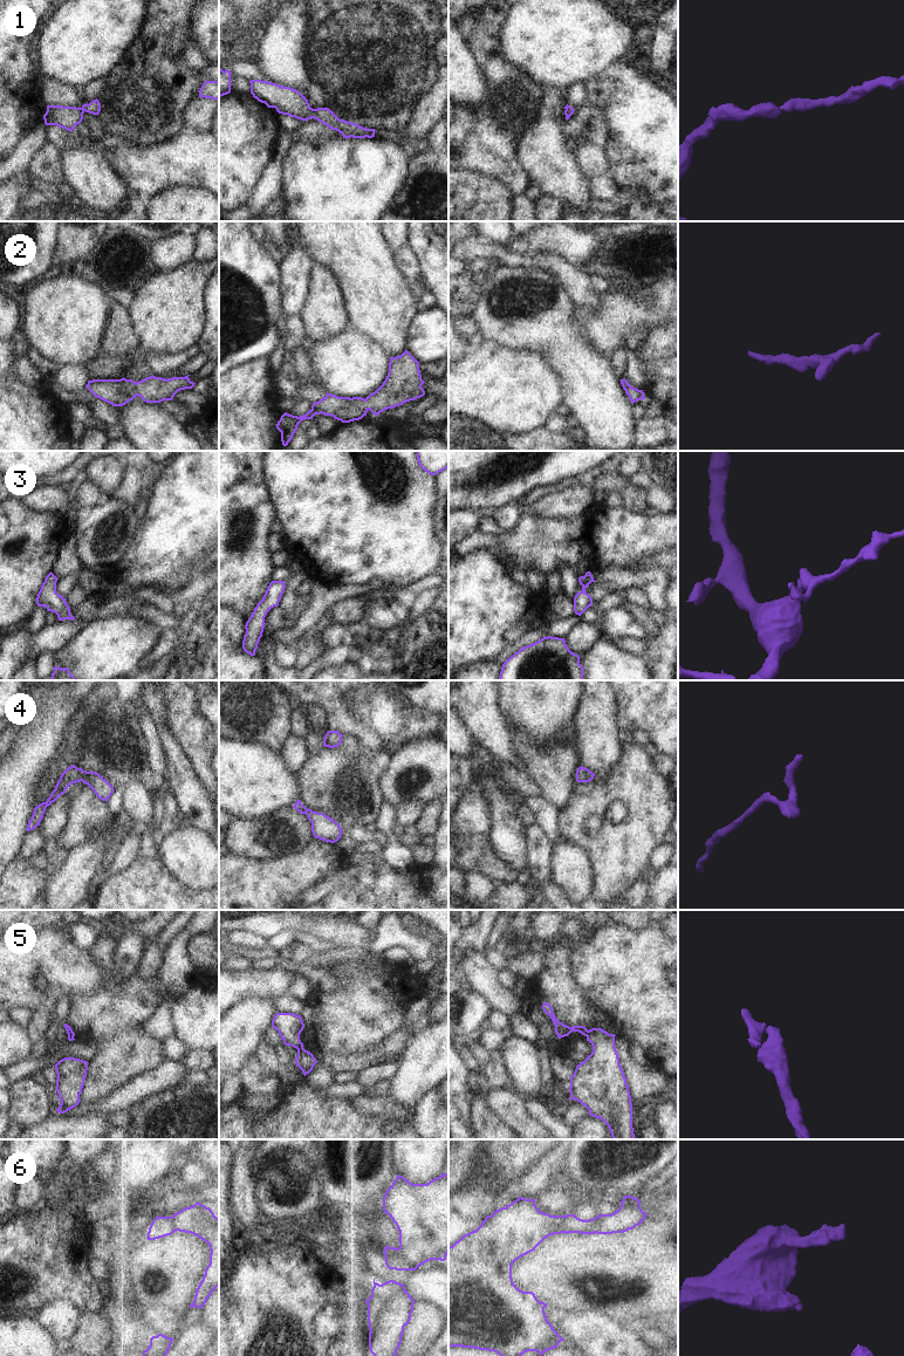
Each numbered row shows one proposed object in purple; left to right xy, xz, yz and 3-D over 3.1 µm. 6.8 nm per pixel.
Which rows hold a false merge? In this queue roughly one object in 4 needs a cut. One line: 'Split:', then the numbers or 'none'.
Split: 5, 6

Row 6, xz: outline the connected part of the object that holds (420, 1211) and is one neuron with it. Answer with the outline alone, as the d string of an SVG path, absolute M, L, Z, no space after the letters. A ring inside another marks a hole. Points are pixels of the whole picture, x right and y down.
M445 1172L427 1184L412 1184L397 1174L383 1197L383 1211L399 1231L399 1249L416 1266L431 1260L445 1261L448 1254L448 1174Z

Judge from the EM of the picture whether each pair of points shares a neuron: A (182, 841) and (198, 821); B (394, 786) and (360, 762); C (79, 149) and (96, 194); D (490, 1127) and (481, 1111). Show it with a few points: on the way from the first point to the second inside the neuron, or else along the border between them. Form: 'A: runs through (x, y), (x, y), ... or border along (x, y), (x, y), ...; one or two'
A: border along (191, 827), (206, 834); two
B: border along (379, 773), (378, 788), (383, 799); two
C: runs through (79, 161), (79, 164), (91, 177), (94, 183); one
D: runs through (486, 1123), (481, 1115); one

